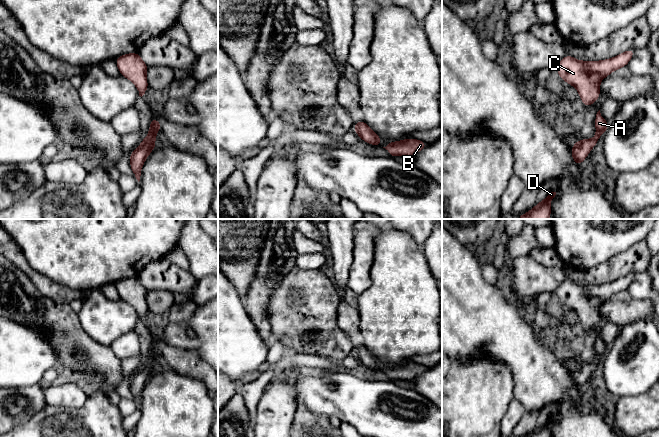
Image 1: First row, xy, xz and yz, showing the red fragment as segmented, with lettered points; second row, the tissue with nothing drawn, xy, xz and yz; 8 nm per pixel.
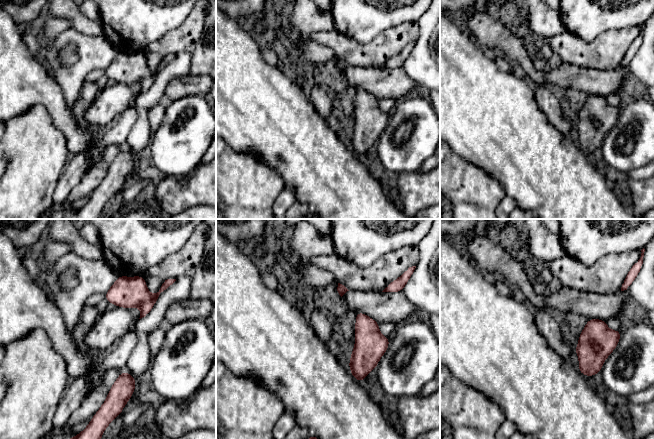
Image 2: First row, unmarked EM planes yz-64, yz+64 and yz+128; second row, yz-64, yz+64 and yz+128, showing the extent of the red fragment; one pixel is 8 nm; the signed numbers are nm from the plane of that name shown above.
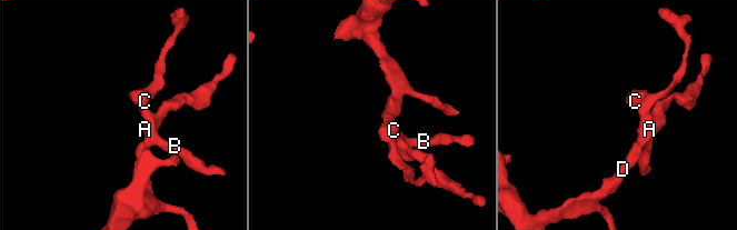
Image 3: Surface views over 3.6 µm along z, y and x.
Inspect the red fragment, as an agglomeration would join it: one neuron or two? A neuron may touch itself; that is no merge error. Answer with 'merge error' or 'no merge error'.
no merge error

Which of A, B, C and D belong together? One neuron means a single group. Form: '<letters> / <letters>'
A B C D

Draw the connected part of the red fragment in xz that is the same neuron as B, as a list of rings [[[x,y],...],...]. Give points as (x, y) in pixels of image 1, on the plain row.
[[[409,362],[396,366],[386,366],[387,370],[385,372],[391,381],[395,380],[411,380],[418,375],[423,374],[427,371],[427,367],[423,365],[416,364],[414,362]]]

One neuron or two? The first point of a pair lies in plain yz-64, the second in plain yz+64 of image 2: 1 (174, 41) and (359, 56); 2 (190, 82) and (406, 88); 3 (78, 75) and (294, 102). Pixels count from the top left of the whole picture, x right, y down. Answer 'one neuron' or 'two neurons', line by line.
1: one neuron
2: one neuron
3: two neurons

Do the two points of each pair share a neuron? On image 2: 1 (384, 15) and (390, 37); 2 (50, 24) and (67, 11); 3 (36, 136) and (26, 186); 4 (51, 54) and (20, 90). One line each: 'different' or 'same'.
1: different
2: different
3: same
4: different

